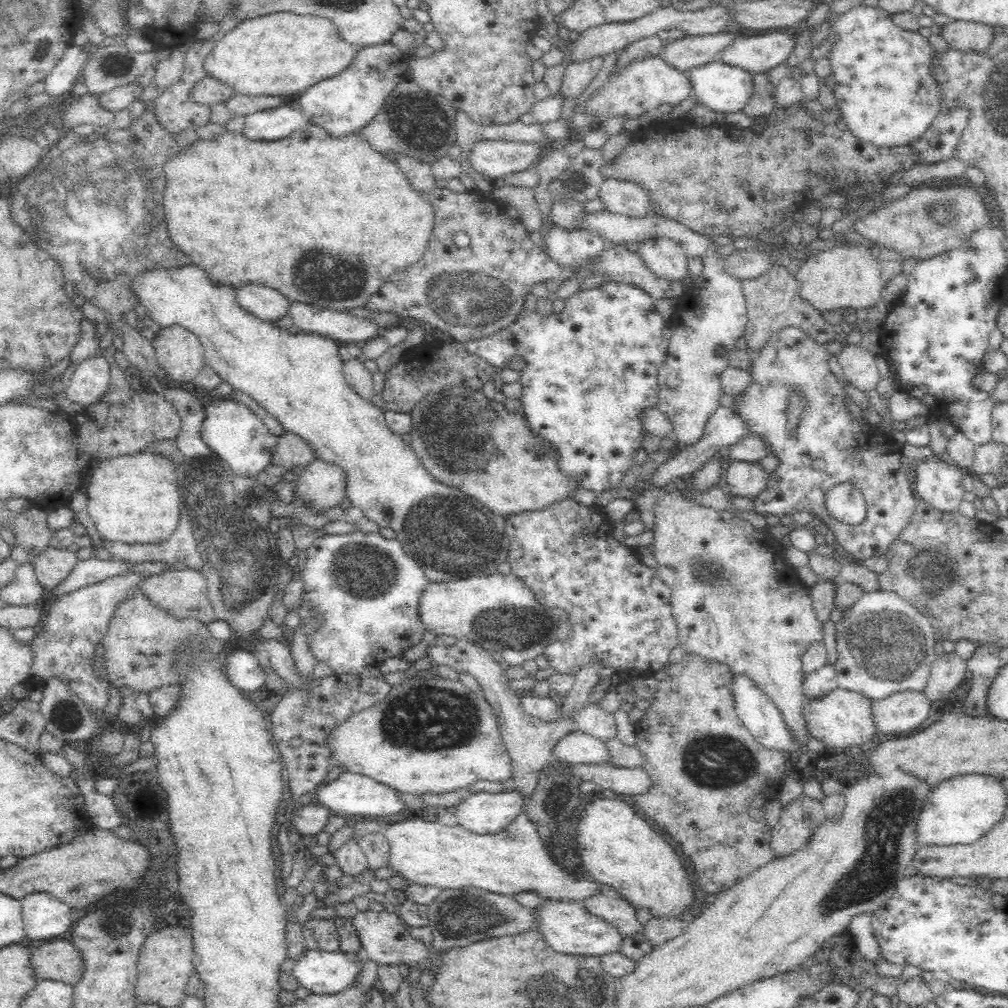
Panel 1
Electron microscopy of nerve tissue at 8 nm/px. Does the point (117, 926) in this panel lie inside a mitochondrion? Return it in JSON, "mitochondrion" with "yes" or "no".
{"mitochondrion":"yes"}

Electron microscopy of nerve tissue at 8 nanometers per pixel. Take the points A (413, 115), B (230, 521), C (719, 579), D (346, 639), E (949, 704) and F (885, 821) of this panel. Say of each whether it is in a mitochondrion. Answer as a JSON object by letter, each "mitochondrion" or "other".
{"A":"mitochondrion","B":"mitochondrion","C":"mitochondrion","D":"other","E":"other","F":"mitochondrion"}

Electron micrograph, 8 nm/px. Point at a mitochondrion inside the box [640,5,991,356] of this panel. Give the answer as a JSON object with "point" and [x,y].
{"point":[936,207]}

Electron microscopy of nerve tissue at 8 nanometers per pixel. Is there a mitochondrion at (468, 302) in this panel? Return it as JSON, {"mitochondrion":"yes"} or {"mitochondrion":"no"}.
{"mitochondrion":"yes"}

